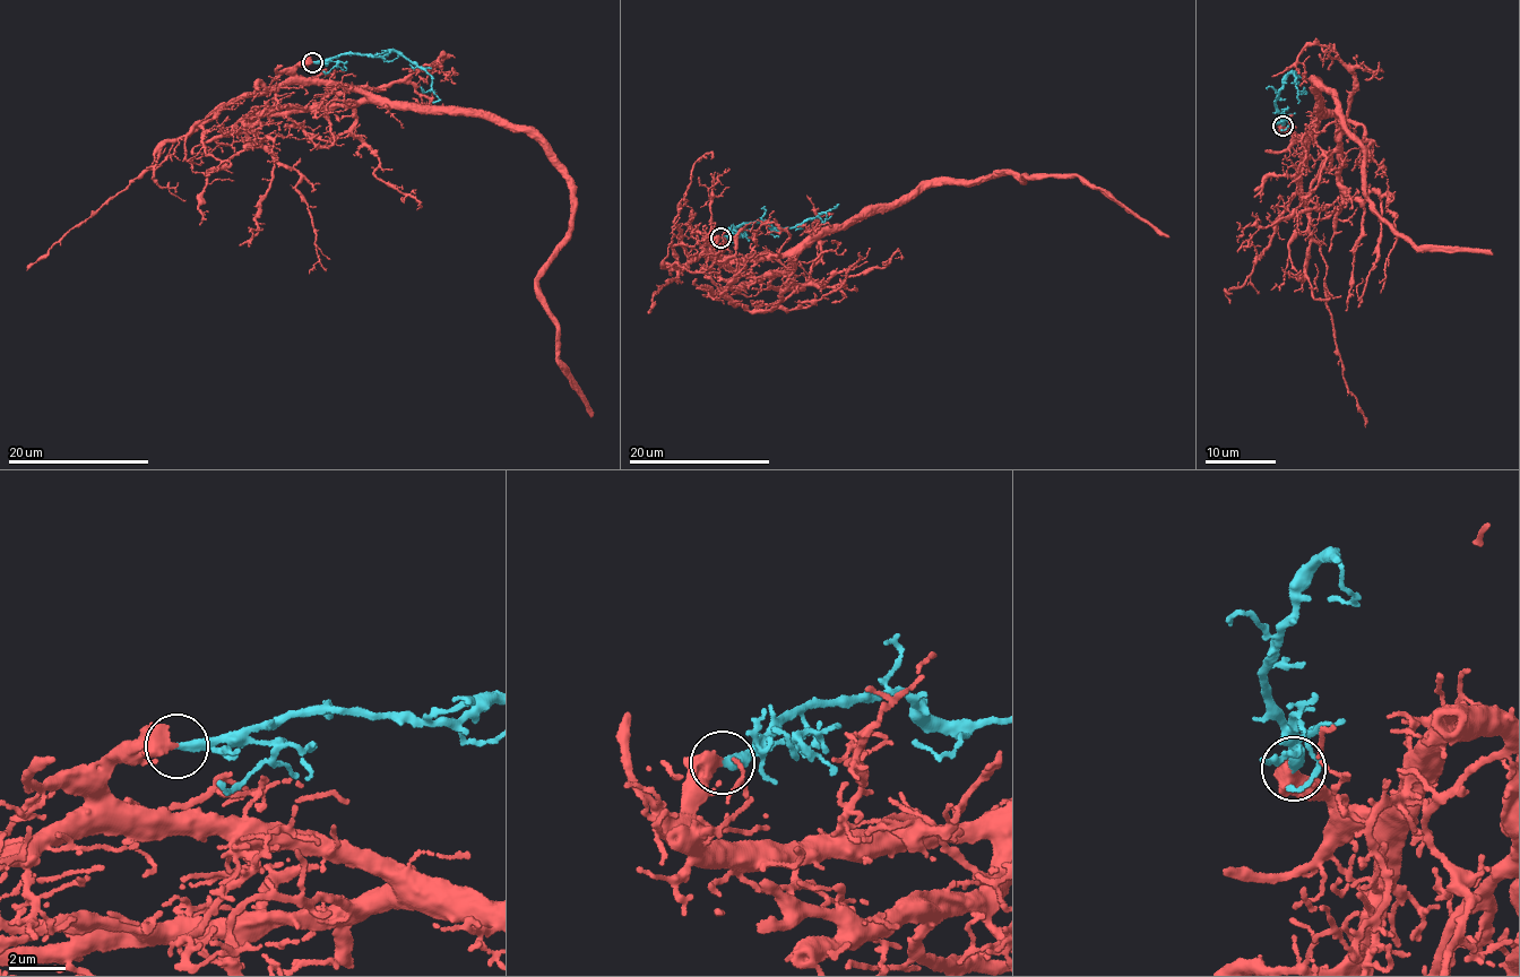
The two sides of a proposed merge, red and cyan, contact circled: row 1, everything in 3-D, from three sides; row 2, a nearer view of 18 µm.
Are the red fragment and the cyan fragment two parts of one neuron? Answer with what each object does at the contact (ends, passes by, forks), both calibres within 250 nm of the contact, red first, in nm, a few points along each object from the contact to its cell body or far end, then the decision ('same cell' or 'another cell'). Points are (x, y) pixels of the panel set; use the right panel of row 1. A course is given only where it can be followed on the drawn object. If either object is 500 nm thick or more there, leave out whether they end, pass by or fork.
550 nm thick on the red side, 360 nm on the other; red runs (1283, 124), (1302, 137), (1314, 127), (1328, 111), (1322, 79), (1362, 152), (1372, 213), (1418, 247), (1493, 254); cyan runs (1283, 124), (1276, 101), (1286, 75), (1292, 71), (1297, 74), (1297, 103); same cell

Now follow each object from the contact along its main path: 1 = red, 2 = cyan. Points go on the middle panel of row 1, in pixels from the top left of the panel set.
1: (720, 239), (720, 258), (789, 258), (933, 186), (1005, 169), (1022, 181), (1069, 174), (1110, 192), (1169, 238)
2: (720, 239), (746, 224), (769, 222), (782, 230), (797, 227), (832, 206)

